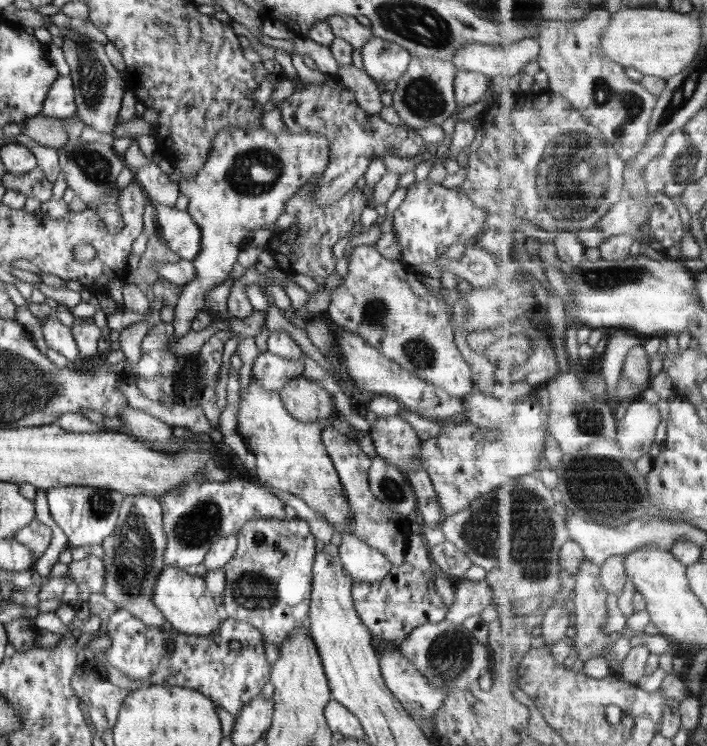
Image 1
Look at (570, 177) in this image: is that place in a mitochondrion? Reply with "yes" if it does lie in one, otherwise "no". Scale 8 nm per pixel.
yes

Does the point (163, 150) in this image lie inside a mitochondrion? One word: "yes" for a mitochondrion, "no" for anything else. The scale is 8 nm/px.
no

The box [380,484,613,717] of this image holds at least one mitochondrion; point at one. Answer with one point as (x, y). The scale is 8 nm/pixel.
(449, 654)

